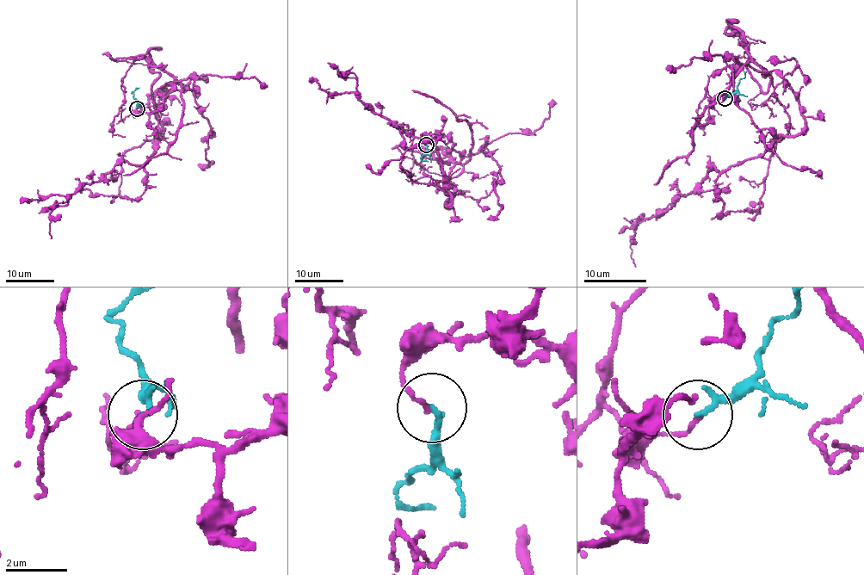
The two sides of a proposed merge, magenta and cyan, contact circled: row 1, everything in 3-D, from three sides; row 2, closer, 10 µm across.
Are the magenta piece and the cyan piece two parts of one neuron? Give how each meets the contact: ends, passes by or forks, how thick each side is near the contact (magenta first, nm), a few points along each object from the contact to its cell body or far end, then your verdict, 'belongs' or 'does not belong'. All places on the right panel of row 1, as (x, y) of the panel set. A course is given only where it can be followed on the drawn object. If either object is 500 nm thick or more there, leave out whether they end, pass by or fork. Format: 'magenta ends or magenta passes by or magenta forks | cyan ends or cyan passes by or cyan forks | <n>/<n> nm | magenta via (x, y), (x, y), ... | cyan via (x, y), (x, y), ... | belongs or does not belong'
magenta ends | cyan passes by | 140/130 nm | magenta via (725, 97), (709, 104), (744, 64), (764, 72), (790, 131), (763, 152), (714, 167), (642, 220), (635, 266) | cyan via (725, 97), (736, 89), (745, 71) | does not belong

